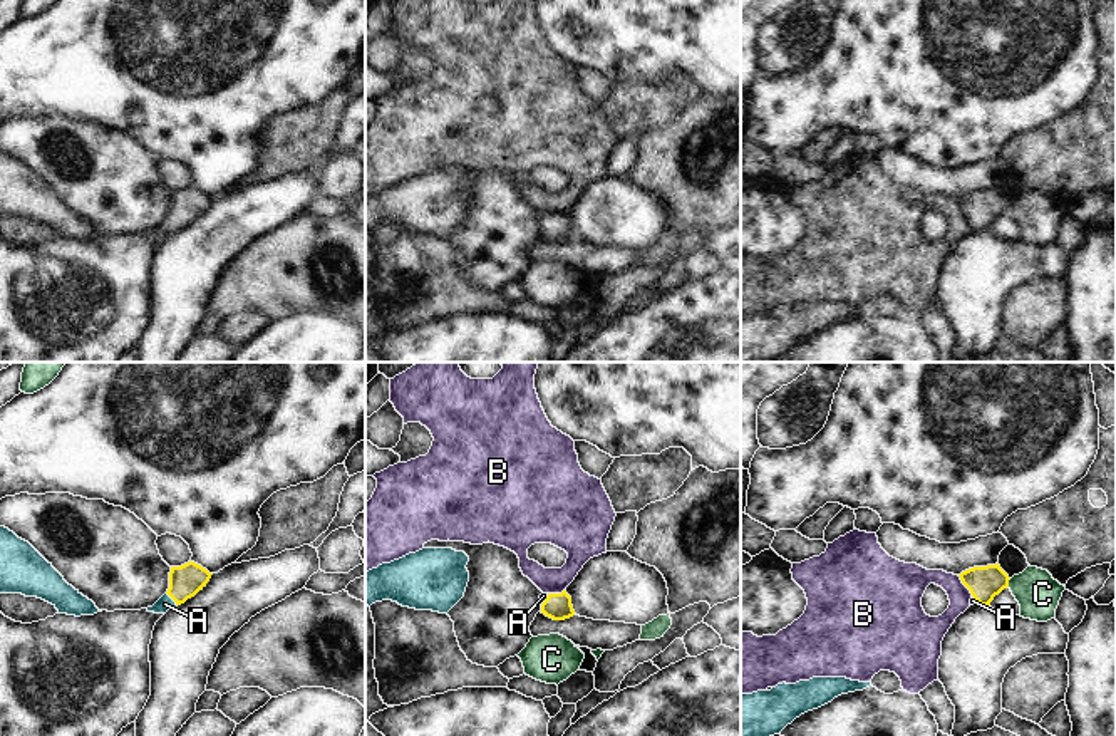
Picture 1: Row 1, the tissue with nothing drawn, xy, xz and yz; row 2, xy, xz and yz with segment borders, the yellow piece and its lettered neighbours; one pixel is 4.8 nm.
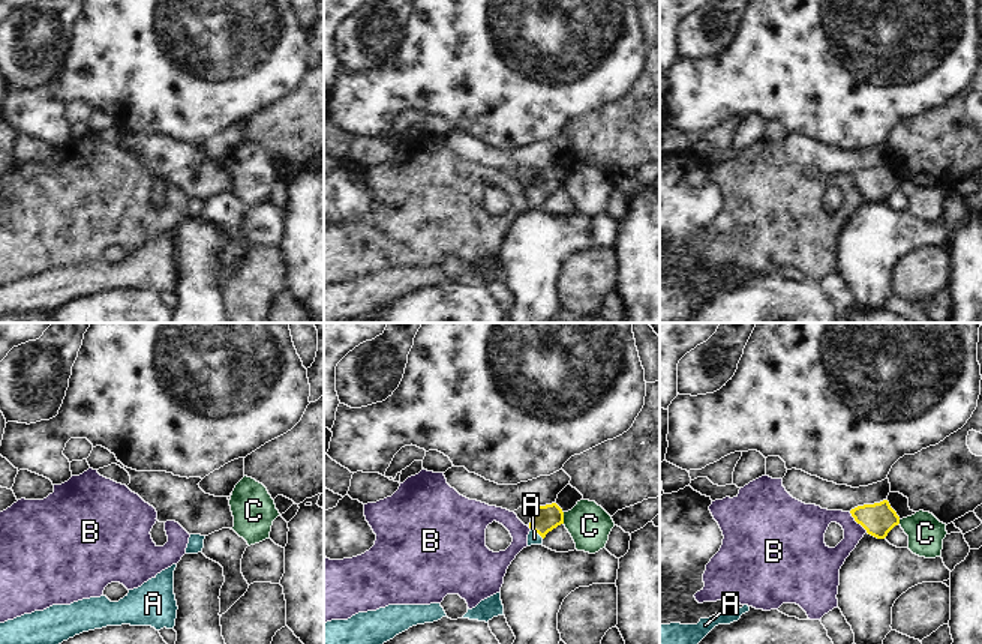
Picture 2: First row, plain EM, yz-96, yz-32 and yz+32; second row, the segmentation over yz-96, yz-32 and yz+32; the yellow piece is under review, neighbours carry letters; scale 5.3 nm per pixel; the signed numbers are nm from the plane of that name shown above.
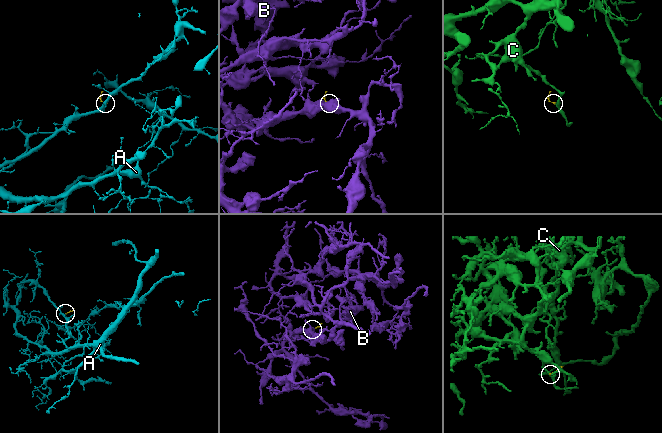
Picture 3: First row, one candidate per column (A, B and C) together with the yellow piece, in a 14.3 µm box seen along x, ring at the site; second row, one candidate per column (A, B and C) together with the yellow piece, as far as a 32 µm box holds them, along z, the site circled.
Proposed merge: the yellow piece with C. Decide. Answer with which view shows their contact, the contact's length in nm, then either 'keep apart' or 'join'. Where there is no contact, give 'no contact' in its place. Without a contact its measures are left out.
meets yellow in yz; contact 40 nm long; keep apart

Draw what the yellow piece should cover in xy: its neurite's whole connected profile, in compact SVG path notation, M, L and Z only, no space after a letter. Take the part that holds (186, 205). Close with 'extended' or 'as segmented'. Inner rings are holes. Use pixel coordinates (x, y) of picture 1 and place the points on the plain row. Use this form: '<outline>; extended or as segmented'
M194 186L171 191L169 213L147 236L166 238L206 211L213 198Z; extended

